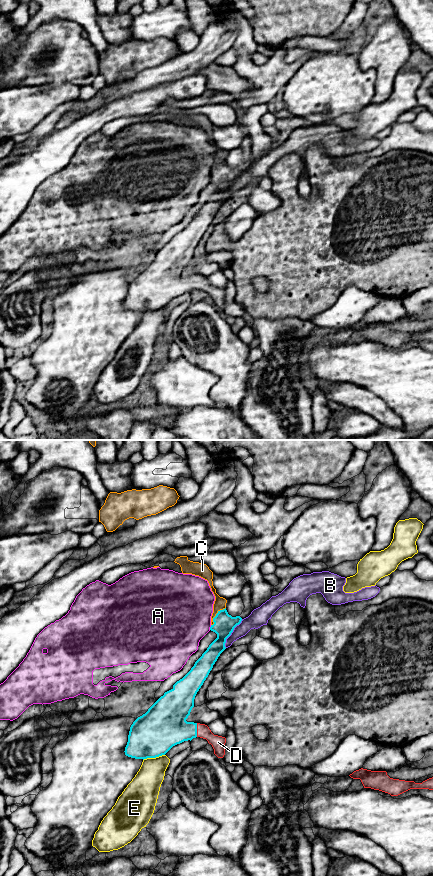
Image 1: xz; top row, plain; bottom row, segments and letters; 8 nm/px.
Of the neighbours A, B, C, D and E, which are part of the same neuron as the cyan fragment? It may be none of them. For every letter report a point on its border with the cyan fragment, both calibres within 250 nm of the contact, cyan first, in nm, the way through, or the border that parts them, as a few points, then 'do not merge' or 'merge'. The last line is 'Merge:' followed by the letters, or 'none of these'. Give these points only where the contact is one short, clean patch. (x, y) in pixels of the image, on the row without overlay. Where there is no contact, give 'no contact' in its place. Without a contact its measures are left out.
A: meets cyan in xz at (210, 179); 170 nm thick on the cyan side, 480 nm on the other; do not merge
B: meets cyan in xz at (231, 184); 170 nm thick on the cyan side, 140 nm on the other; border along xz (242, 171), (226, 191), (225, 199); do not merge
C: meets cyan in xz at (216, 167); 170 nm thick on the cyan side, 100 nm on the other; do not merge
D: meets cyan in xz at (196, 282); 340 nm thick on the cyan side, 110 nm on the other; merge
E: meets cyan in xz at (153, 309); 360 nm thick on the cyan side, 240 nm on the other; do not merge
Merge: D

